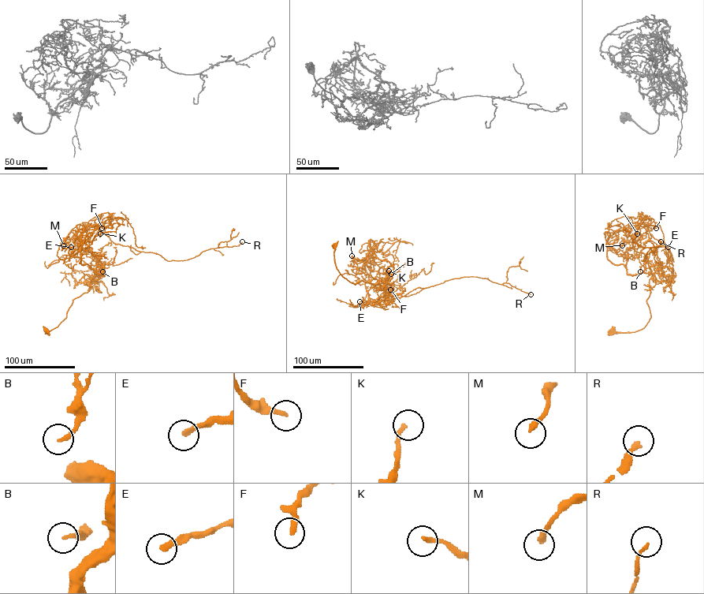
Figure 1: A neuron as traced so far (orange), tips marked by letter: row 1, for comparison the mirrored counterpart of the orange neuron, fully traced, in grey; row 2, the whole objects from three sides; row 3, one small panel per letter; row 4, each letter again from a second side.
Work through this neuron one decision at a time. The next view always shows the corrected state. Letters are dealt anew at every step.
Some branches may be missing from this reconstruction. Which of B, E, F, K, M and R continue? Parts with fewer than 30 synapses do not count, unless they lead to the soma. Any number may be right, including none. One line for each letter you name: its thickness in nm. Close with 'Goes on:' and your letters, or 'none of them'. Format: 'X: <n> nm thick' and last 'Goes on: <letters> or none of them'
F: 240 nm thick
R: 200 nm thick
Goes on: F, R

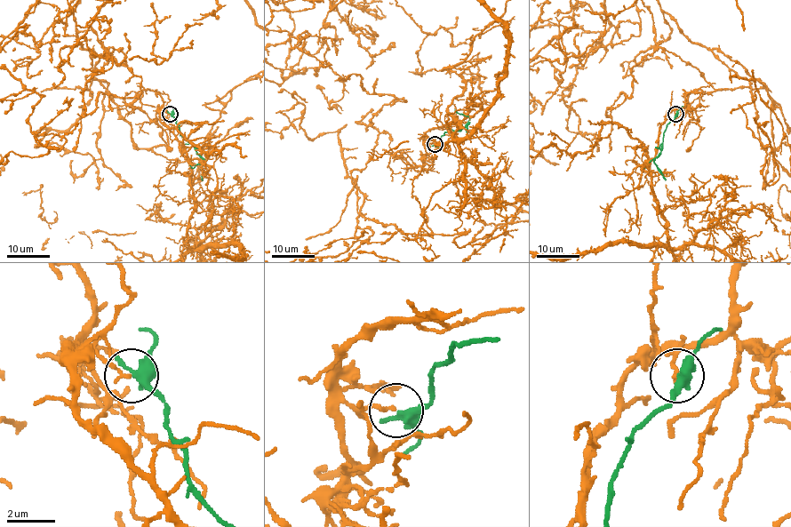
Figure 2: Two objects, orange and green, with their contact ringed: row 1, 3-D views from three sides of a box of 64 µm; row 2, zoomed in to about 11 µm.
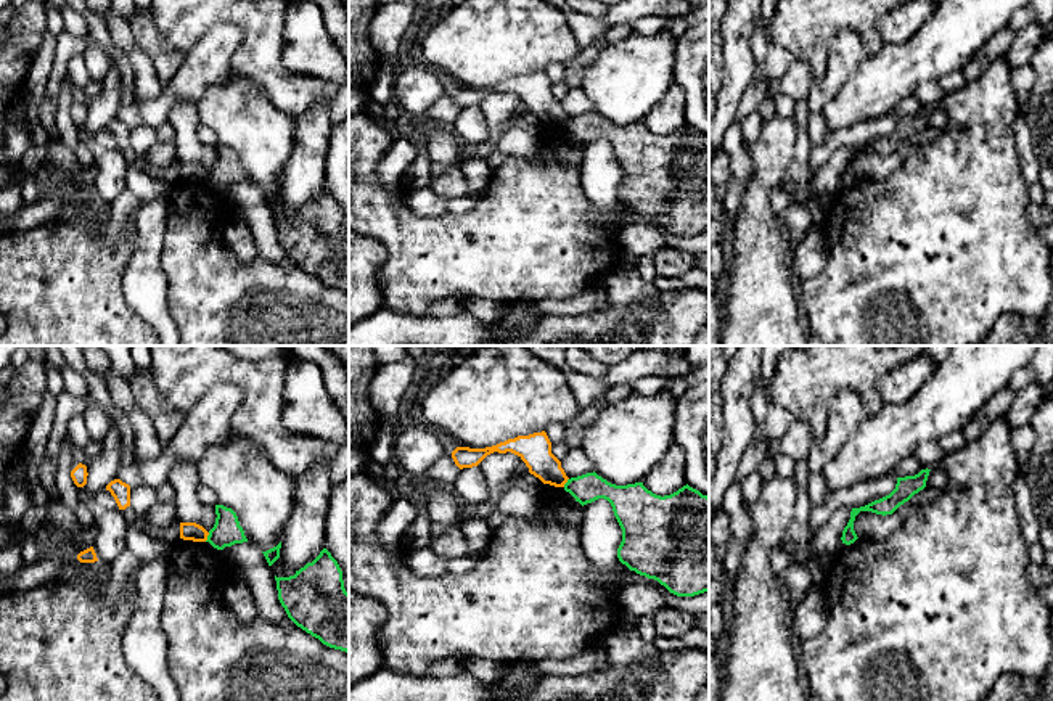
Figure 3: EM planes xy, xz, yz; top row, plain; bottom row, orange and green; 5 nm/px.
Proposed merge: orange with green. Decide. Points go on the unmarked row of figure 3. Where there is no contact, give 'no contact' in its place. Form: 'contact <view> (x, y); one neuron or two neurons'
contact xy (206, 177); two neurons

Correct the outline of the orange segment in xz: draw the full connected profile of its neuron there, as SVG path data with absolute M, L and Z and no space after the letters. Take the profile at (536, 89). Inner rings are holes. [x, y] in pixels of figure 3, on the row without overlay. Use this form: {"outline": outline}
{"outline": "M545 71L518 76L486 88L457 87L452 92L452 98L455 105L463 109L477 106L494 92L511 92L518 95L529 108L529 113L539 117L543 124L564 127L569 119L561 108L561 101L551 93L551 82Z"}

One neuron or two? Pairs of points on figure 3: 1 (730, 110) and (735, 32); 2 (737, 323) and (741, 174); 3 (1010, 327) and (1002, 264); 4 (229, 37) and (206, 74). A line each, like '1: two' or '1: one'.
1: one
2: two
3: two
4: one

